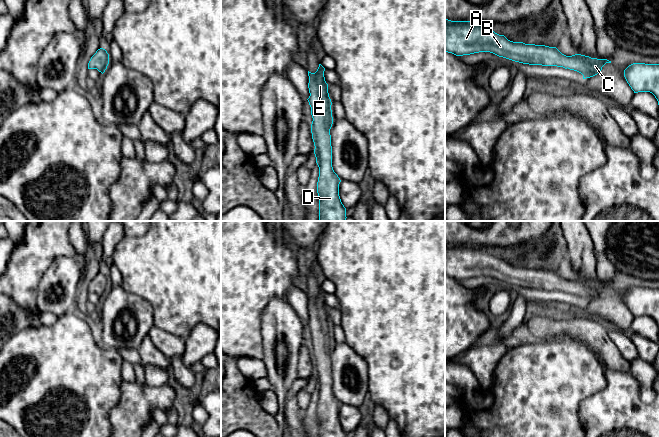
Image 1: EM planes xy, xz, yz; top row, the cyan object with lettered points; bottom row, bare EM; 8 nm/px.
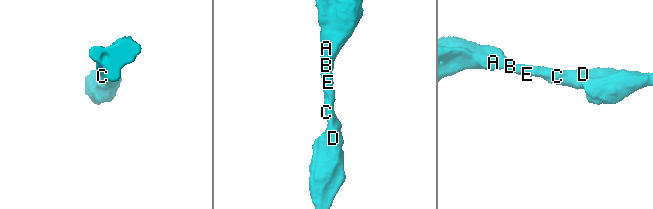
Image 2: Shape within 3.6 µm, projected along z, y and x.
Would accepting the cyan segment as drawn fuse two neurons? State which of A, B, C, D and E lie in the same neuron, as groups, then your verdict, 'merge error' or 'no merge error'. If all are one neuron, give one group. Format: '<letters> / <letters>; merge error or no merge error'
A B C D E; no merge error

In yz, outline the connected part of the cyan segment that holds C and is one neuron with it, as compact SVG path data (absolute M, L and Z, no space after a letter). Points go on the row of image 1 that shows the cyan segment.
M445 19L445 51L456 56L490 52L499 57L523 64L568 68L581 73L583 79L597 75L606 63L611 63L607 59L591 58L581 54L566 56L556 47L513 42L508 40L504 35L499 35L490 30L486 24L471 21L451 21L448 19Z

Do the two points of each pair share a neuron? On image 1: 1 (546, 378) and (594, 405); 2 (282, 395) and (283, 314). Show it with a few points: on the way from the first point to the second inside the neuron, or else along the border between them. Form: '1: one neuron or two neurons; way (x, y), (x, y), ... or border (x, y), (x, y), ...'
1: two neurons; border (604, 387), (587, 396), (580, 403), (580, 422)
2: one neuron; way (287, 375), (291, 352), (286, 334)

